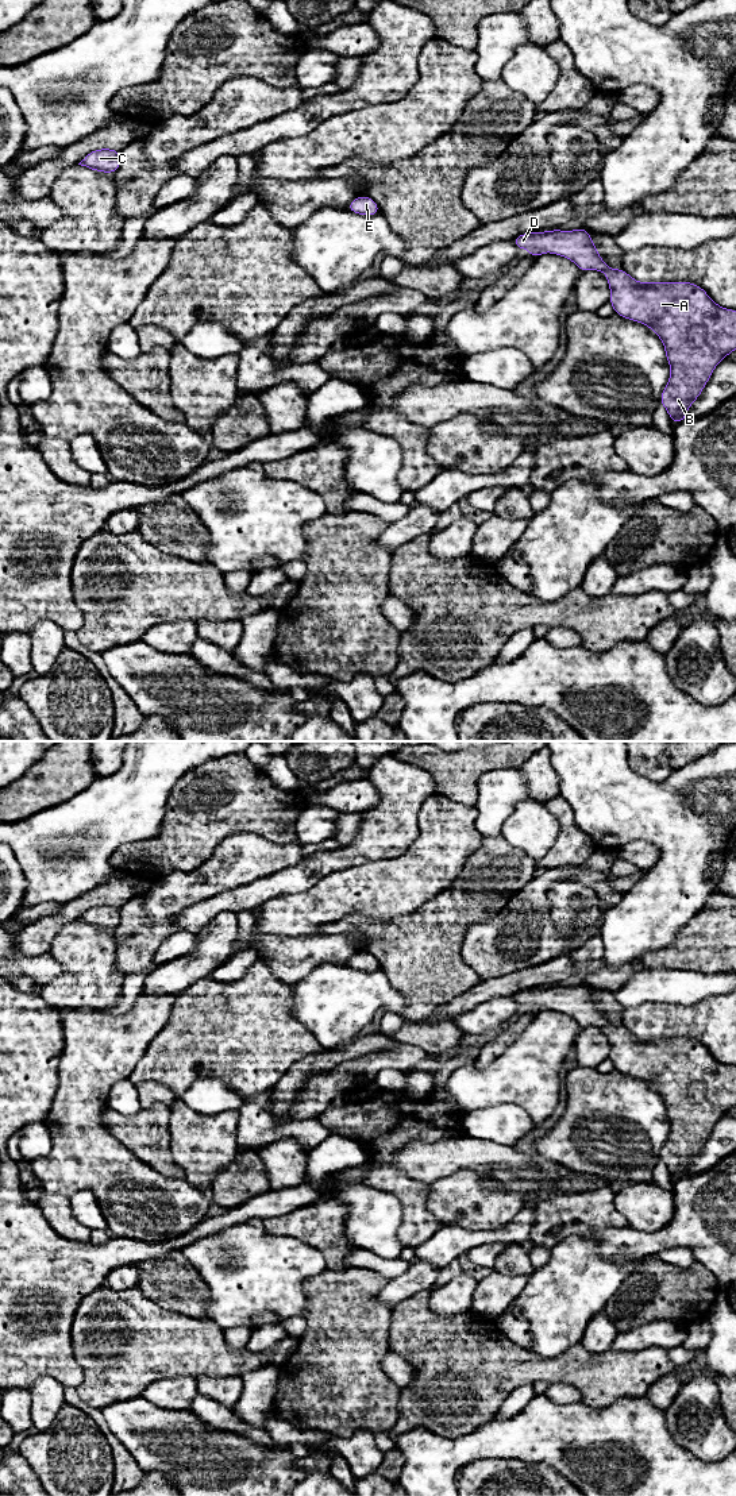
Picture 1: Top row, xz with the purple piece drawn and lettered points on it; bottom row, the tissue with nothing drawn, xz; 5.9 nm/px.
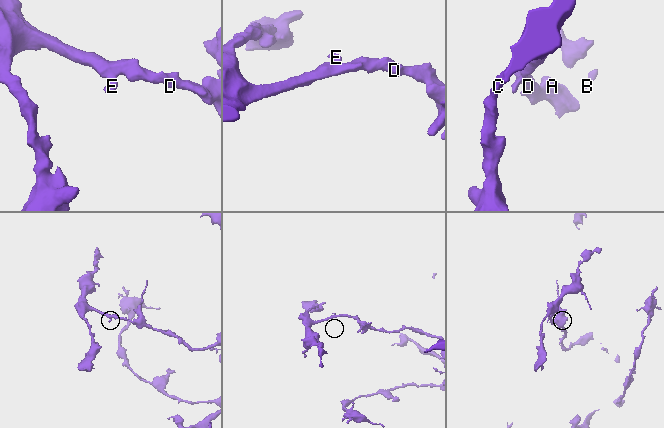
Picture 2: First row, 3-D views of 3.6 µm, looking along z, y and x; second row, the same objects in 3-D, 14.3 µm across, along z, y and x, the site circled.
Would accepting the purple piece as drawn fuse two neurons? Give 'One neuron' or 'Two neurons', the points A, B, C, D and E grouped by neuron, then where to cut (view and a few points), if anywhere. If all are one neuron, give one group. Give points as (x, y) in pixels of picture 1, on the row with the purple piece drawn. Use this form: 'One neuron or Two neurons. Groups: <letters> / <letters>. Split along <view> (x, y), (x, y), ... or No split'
One neuron. Groups: A B C D E. No split

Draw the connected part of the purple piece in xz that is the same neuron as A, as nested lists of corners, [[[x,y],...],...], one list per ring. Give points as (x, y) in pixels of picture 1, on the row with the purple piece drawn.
[[[583,227],[573,231],[550,230],[548,232],[528,232],[513,238],[512,242],[517,250],[527,248],[532,258],[544,252],[552,252],[569,258],[581,271],[597,270],[606,275],[610,288],[609,302],[614,313],[647,325],[660,338],[671,370],[670,379],[660,394],[660,404],[668,412],[673,423],[678,424],[686,420],[690,405],[700,397],[716,366],[736,350],[736,311],[717,305],[701,286],[693,282],[637,282],[623,269],[609,269],[598,255],[597,247],[592,242],[592,234]]]

